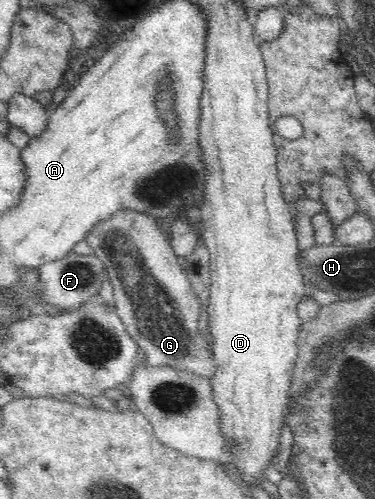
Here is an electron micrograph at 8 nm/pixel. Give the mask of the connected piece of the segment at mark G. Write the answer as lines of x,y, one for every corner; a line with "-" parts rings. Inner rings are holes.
120,210
112,218
98,222
83,238
94,250
94,254
104,263
104,269
114,288
113,300
115,314
121,318
126,332
144,350
144,358
148,366
171,366
178,370
185,370
198,376
212,379
216,372
213,349
198,329
200,318
200,299
193,292
190,280
182,265
178,264
176,253
172,245
162,234
161,229
147,214
136,210

